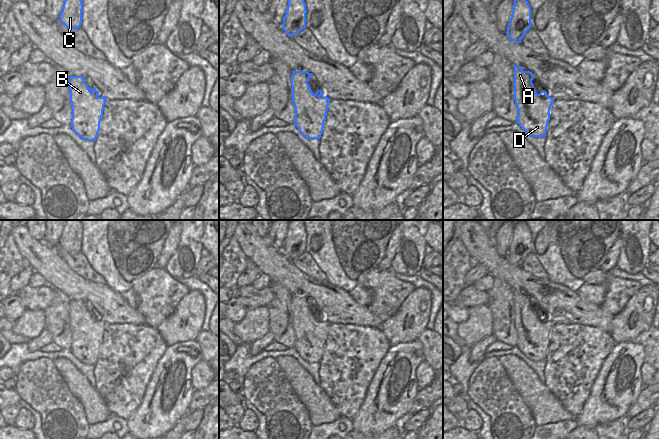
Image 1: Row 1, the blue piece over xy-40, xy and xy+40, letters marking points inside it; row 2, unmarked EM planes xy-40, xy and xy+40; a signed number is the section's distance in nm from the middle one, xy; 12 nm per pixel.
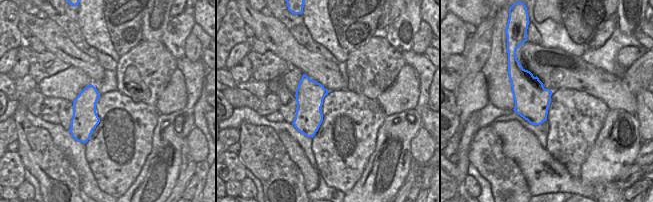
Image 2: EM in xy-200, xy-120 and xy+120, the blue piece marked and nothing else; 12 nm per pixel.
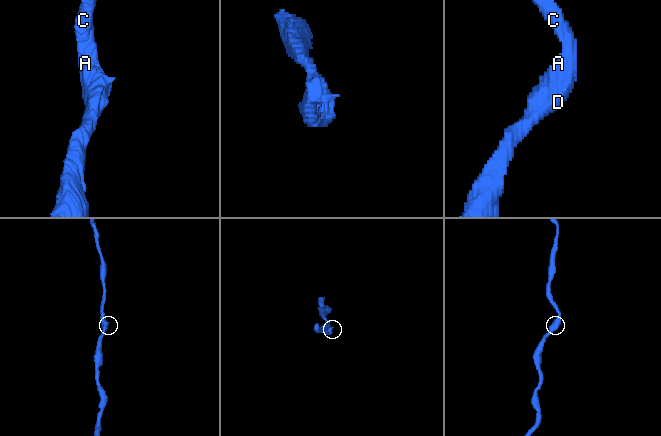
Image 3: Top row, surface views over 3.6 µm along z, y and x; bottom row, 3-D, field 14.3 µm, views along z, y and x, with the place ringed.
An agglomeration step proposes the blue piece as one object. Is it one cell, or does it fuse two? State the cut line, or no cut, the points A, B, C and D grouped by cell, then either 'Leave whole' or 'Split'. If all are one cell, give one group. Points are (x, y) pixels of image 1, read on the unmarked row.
No split. Groups: A B C D. Leave whole

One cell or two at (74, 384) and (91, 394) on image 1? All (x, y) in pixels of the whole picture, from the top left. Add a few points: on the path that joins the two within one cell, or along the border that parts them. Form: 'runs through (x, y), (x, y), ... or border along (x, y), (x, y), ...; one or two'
runs through (78, 385), (87, 394); one

